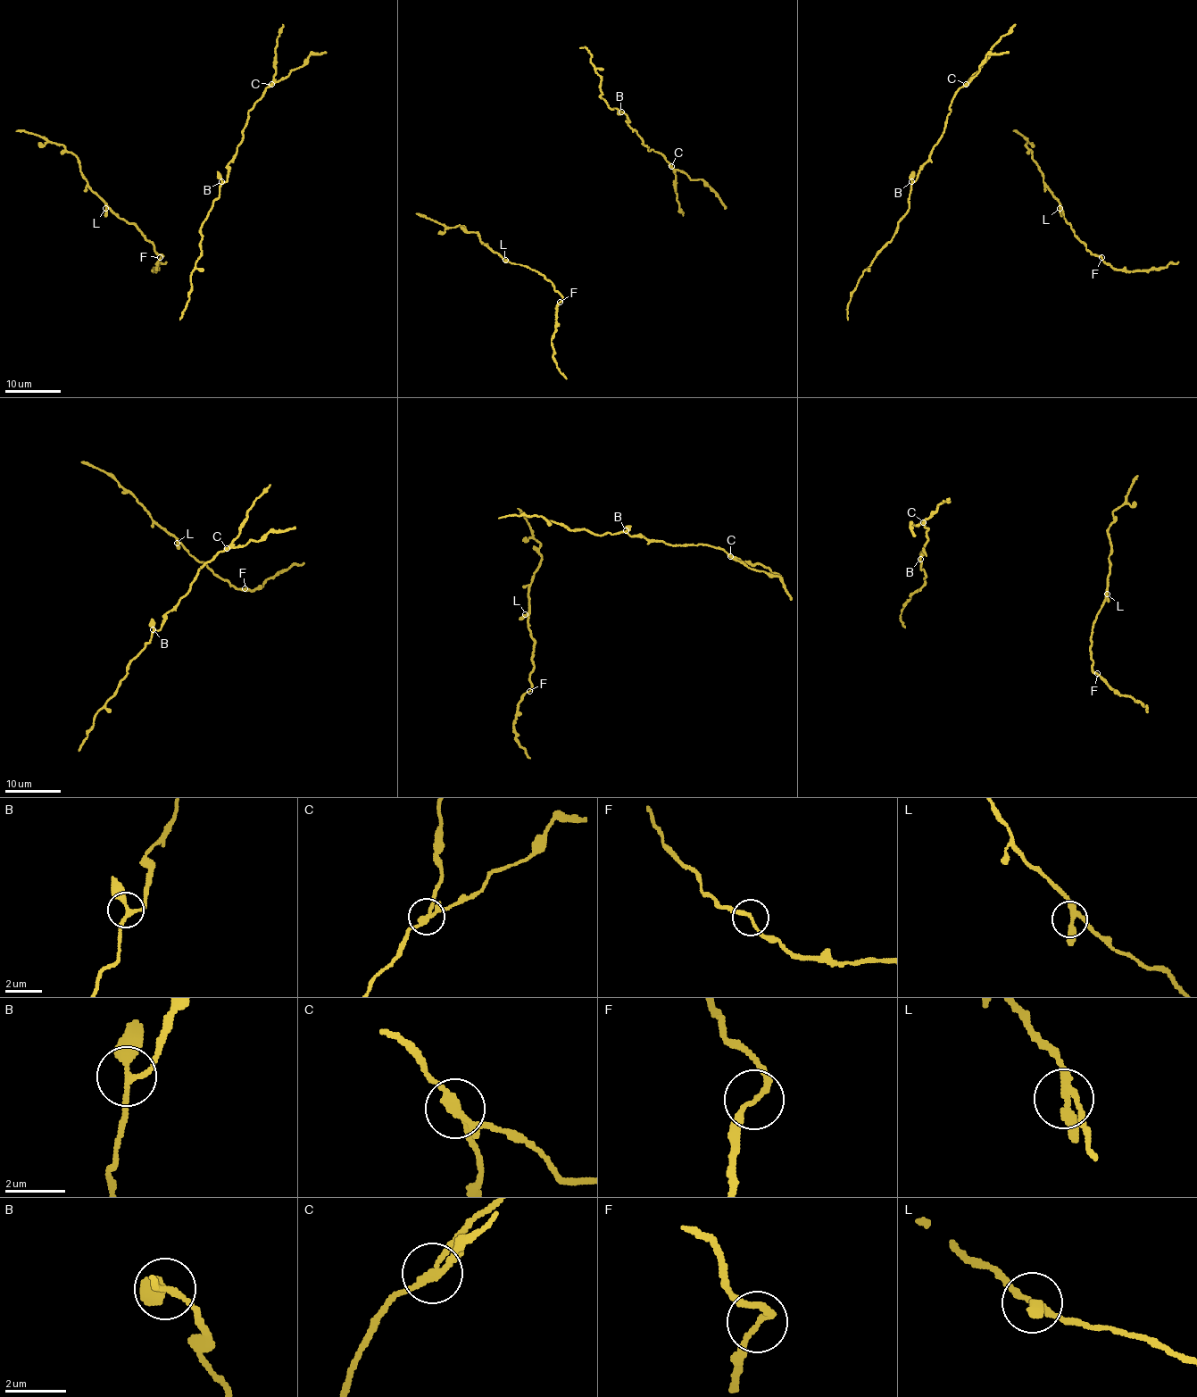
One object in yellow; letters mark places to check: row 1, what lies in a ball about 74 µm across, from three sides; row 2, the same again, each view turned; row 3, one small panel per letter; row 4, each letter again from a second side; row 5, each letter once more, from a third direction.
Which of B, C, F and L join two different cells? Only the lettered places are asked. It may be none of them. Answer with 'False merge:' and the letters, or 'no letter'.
False merge: C

